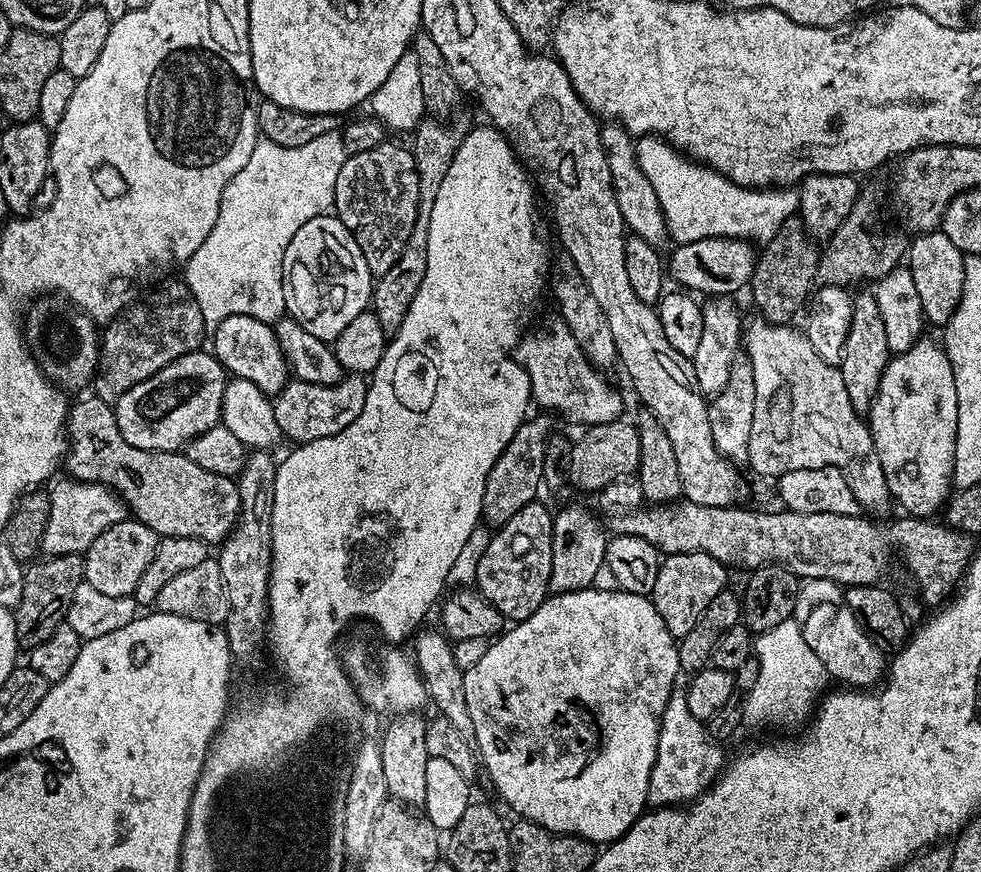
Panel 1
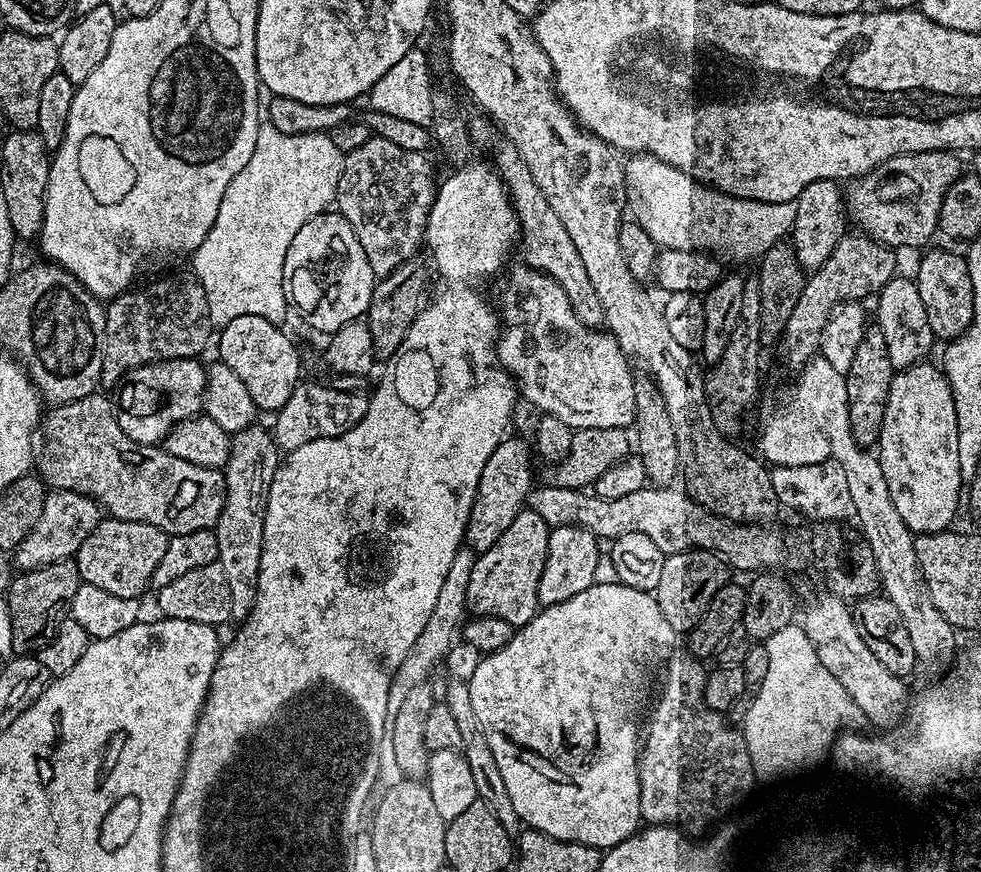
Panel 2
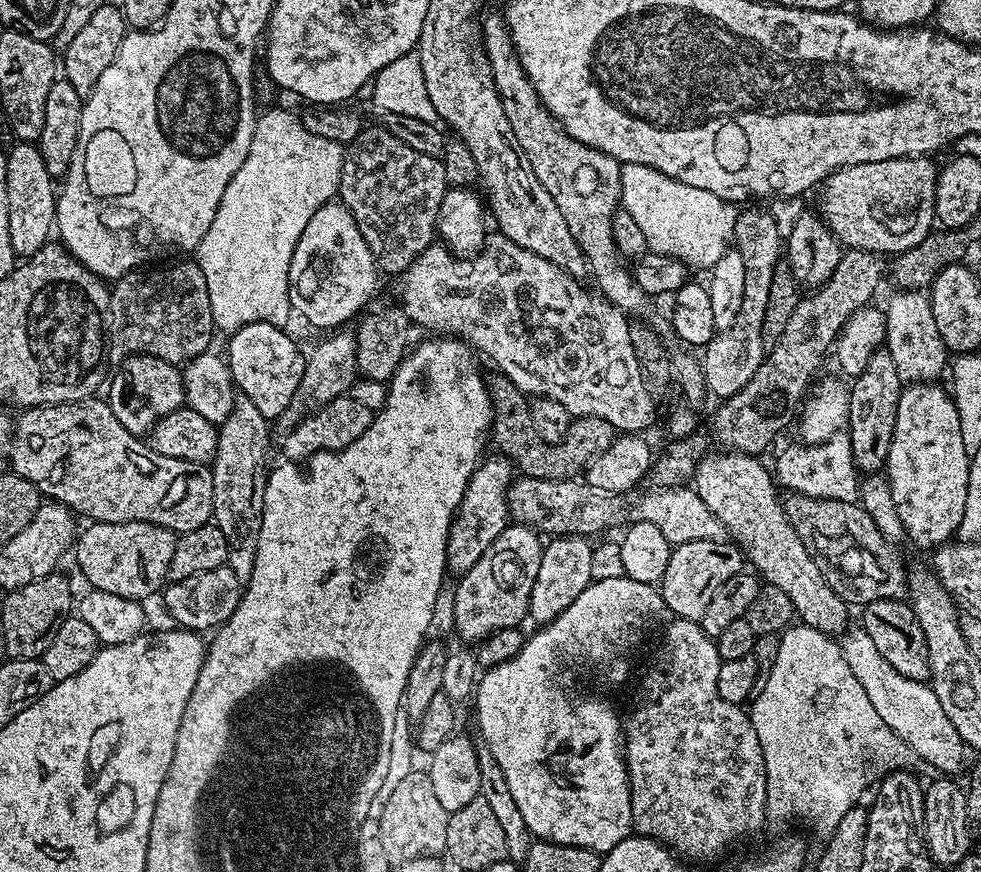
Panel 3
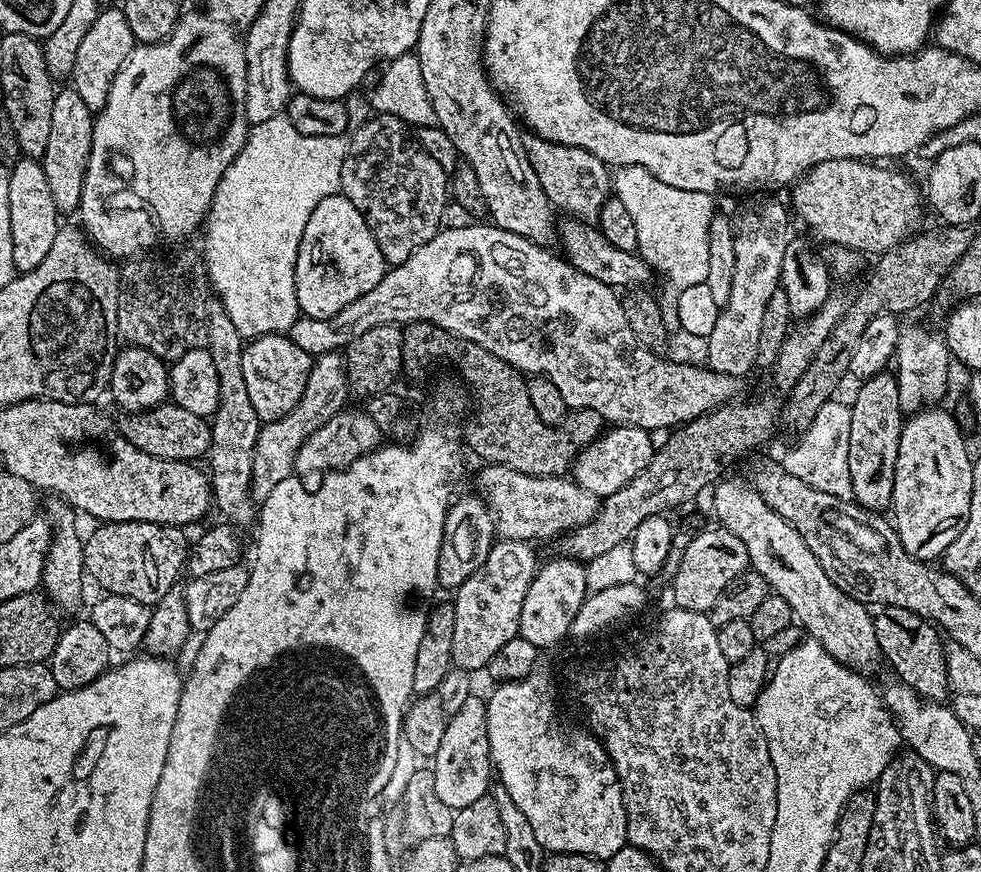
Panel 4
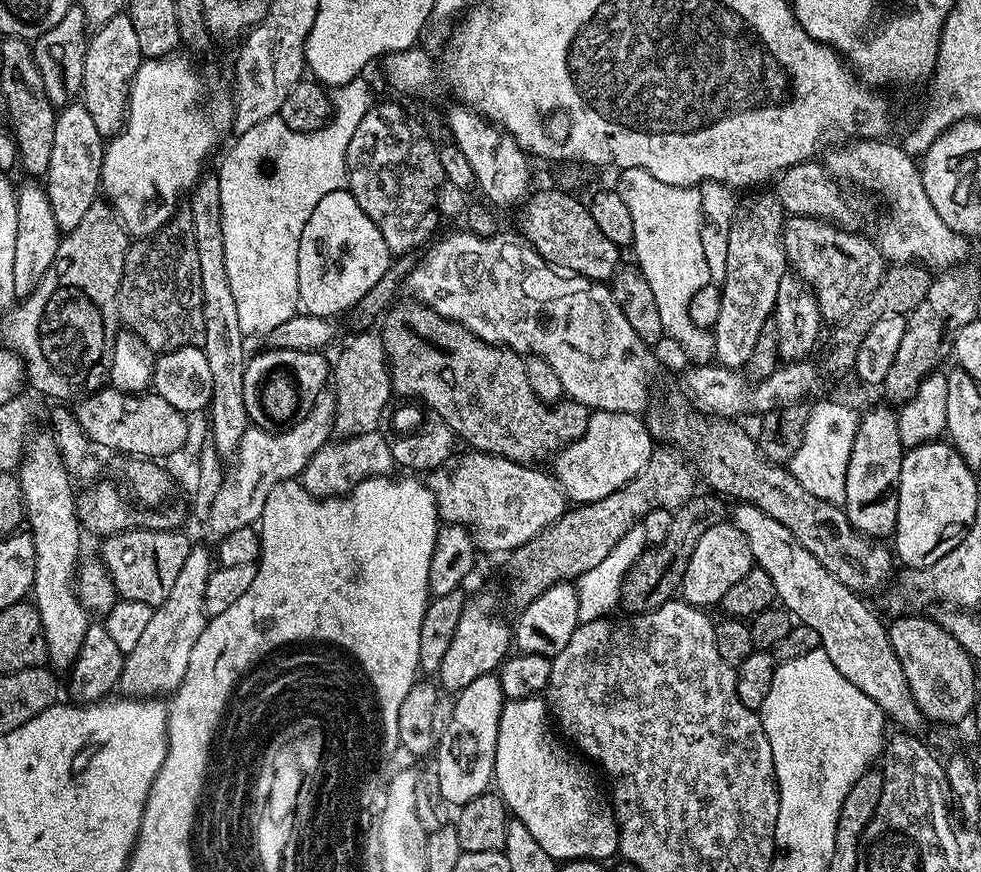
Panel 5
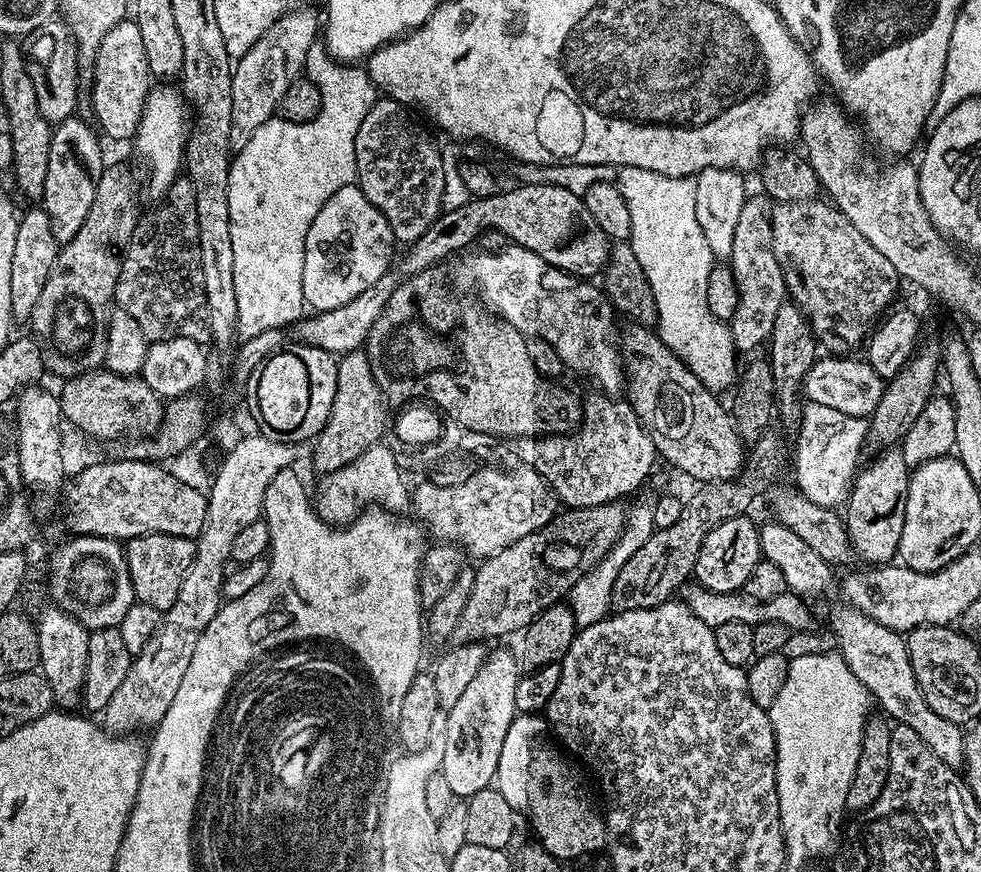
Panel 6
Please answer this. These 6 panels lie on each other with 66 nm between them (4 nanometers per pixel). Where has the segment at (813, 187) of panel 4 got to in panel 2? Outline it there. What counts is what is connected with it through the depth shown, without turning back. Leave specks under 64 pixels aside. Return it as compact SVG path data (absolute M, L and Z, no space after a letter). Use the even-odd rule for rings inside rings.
M955 151L943 152L907 152L901 156L882 162L865 176L855 177L846 188L846 216L849 221L857 224L859 231L865 236L871 236L879 244L893 250L900 248L923 249L932 235L937 235L940 227L940 211L946 198L946 190L962 174L960 160Z

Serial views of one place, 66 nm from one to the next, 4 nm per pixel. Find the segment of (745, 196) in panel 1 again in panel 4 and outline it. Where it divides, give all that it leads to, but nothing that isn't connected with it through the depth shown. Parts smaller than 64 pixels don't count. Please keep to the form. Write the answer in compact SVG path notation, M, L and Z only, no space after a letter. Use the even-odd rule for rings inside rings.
M635 164L615 169L614 196L626 206L638 230L638 254L657 277L668 279L673 293L704 283L706 274L710 274L710 226L714 215L713 197L709 193L666 186L666 182L658 182L650 170Z

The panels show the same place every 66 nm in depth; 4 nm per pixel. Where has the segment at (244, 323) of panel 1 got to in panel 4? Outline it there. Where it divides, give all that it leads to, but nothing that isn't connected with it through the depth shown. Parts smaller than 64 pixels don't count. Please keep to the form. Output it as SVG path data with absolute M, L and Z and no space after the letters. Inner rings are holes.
M284 334L257 336L254 342L245 347L242 374L246 377L246 391L250 394L250 403L254 410L258 410L261 422L281 420L294 410L308 384L313 359L313 356L306 354L306 350L298 350L298 346Z

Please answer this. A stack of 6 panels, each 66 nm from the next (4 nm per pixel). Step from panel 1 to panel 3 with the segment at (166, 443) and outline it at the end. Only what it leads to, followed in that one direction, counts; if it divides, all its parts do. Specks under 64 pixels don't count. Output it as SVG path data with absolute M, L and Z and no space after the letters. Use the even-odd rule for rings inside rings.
M127 356L111 373L106 399L110 410L114 410L114 418L118 418L118 422L135 436L143 437L151 433L153 426L166 418L166 414L185 407L181 369L162 358Z

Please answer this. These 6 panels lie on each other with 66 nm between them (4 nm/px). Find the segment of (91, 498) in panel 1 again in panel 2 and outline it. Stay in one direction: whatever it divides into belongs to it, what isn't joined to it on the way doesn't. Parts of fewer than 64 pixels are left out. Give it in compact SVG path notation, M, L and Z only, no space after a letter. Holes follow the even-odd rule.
M53 489L46 495L38 523L14 549L14 564L20 572L38 570L54 562L71 560L75 557L78 546L90 538L102 519L102 510L95 500L76 491Z

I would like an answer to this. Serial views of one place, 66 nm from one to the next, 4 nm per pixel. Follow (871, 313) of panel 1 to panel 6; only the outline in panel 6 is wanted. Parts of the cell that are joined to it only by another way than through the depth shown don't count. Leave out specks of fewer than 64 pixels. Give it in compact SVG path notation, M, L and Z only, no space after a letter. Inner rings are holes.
M888 446L877 460L857 471L843 509L844 524L848 527L853 553L870 566L891 563L899 553L902 526L906 523L906 494L910 465L903 451L896 446Z

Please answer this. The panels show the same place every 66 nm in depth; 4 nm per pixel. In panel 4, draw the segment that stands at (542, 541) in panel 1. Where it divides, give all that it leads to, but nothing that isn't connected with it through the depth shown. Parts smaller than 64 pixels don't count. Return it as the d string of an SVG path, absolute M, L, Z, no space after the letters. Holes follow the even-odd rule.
M502 540L493 543L486 562L460 588L455 589L454 654L452 663L471 674L487 669L490 658L510 638L520 635L522 598L536 576L538 559L527 540Z

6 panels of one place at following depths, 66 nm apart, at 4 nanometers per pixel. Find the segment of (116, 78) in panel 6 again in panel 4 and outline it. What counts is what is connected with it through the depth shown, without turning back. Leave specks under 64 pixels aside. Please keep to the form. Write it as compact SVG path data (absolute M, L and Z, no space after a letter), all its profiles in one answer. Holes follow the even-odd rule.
M120 6L105 7L98 14L98 18L94 18L94 26L86 30L86 38L82 38L82 43L76 51L70 84L81 96L82 102L86 102L86 106L92 113L95 114L104 109L104 103L110 94L110 86L118 70L128 61L128 55L137 43L130 30L130 22L126 22L126 14Z

